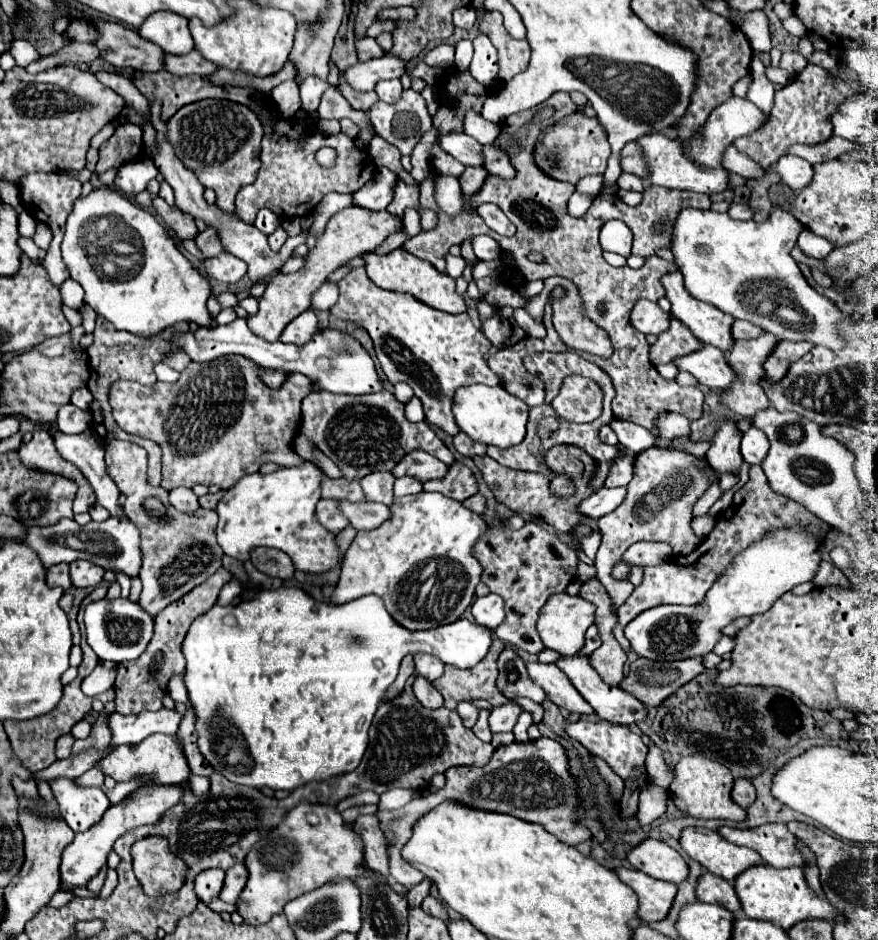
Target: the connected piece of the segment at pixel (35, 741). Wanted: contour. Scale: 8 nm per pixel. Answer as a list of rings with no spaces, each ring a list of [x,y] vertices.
[[[97,587],[97,589],[95,589],[93,593],[89,593],[89,595],[83,599],[83,603],[81,603],[81,609],[79,609],[79,615],[77,615],[77,623],[79,623],[79,627],[81,627],[83,663],[79,665],[79,675],[77,675],[69,685],[65,685],[63,697],[61,697],[61,701],[57,703],[57,707],[55,707],[53,711],[45,713],[45,715],[35,717],[35,719],[27,719],[27,721],[3,721],[5,733],[9,735],[9,741],[13,741],[13,743],[11,743],[11,745],[13,745],[13,751],[19,755],[19,759],[23,761],[23,765],[25,765],[29,771],[33,771],[33,773],[45,769],[47,765],[51,765],[51,763],[55,761],[55,741],[57,741],[57,737],[69,733],[71,727],[73,727],[77,721],[81,721],[81,719],[91,711],[93,697],[87,697],[87,695],[81,691],[81,681],[97,667],[99,659],[97,659],[97,655],[93,653],[93,649],[87,645],[85,627],[83,627],[83,611],[85,611],[85,607],[87,607],[89,603],[93,603],[93,601],[97,601],[97,599],[103,599],[105,593],[107,593],[107,587]]]

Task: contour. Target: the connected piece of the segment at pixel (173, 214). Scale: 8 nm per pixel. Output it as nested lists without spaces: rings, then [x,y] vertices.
[[[157,197],[153,201],[153,207],[165,219],[165,223],[177,233],[177,237],[181,237],[181,239],[195,239],[197,237],[199,231],[197,231],[197,225],[193,223],[191,215],[187,215],[183,211],[177,211],[177,207],[167,205],[161,197]]]

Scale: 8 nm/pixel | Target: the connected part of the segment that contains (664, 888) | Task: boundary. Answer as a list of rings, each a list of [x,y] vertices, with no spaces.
[[[619,867],[617,875],[627,883],[639,897],[639,919],[645,923],[663,921],[677,895],[677,885],[667,881],[657,881],[641,871]]]

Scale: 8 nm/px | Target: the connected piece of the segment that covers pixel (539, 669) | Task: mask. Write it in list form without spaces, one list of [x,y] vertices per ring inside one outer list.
[[[527,663],[527,671],[531,679],[541,685],[547,693],[547,699],[559,707],[565,707],[569,713],[577,715],[593,715],[593,707],[577,693],[577,689],[569,683],[567,675],[557,665],[545,663]]]

